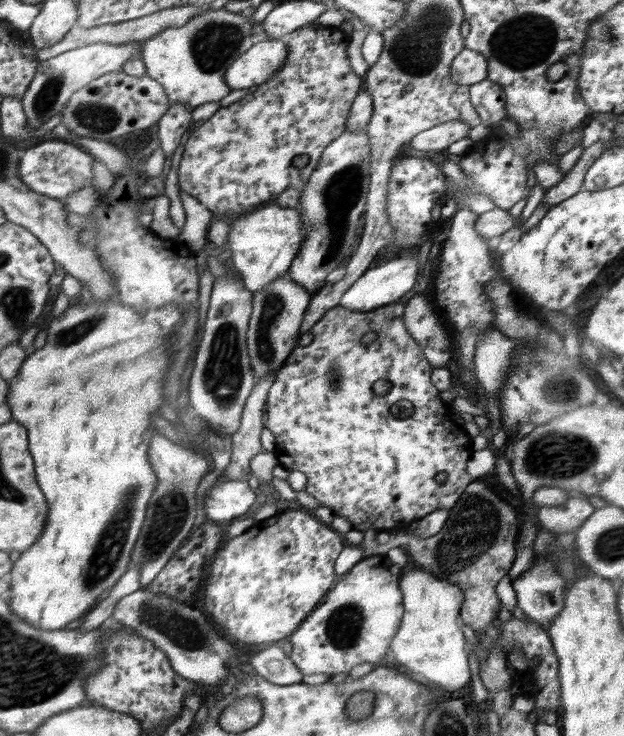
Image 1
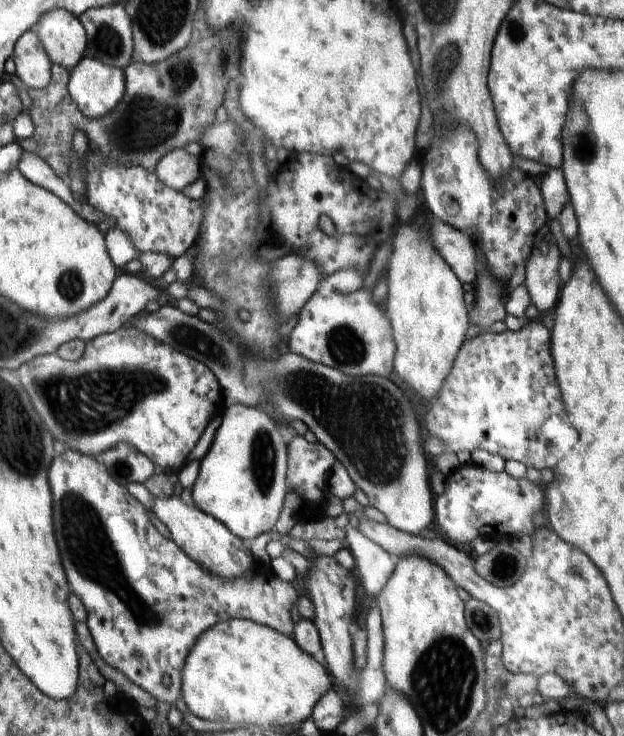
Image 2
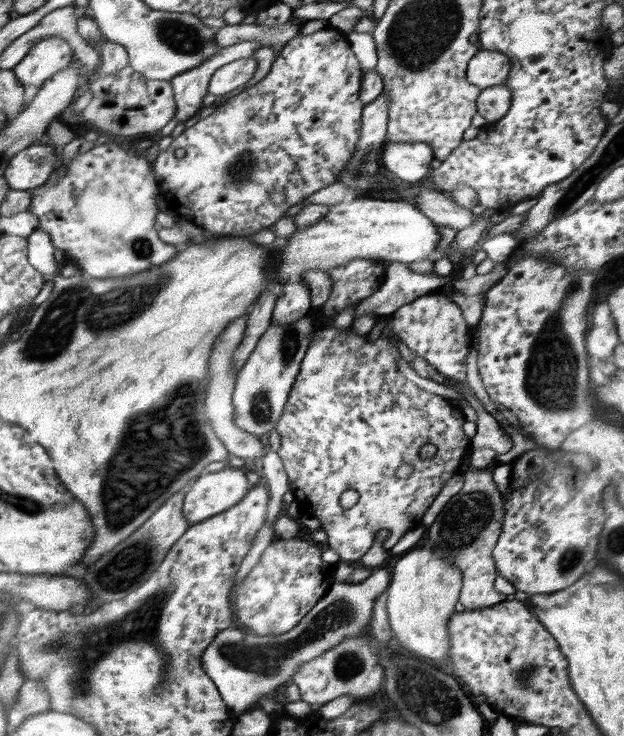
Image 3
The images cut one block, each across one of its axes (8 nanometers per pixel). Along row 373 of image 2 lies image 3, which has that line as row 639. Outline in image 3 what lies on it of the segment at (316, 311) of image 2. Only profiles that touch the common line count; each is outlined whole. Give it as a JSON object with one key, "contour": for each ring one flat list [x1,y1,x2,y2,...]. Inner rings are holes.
{"contour":[[384,591,374,601,372,621,366,627,366,632,370,635,364,633,364,635,346,637,338,645,316,656,314,660,302,664,295,671,292,682,296,684,302,700,313,707,320,707,344,694,354,697,354,700,356,698,368,698,380,688,382,678,384,678,384,668,378,662,378,654,380,648,386,646,390,642,390,638,394,636,389,623,386,596,388,593]]}

